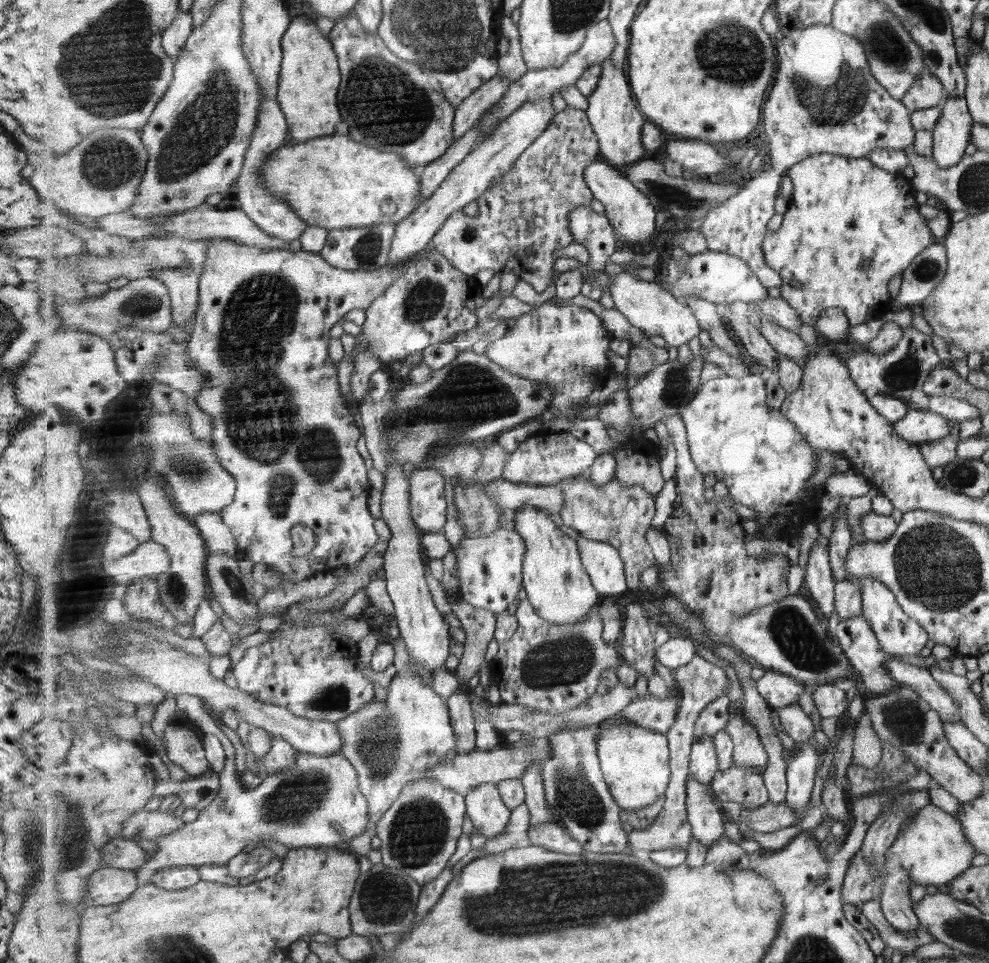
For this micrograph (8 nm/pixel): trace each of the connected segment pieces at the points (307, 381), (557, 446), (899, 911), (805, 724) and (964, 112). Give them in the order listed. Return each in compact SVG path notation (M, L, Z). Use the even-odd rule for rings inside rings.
M217 237L209 241L207 245L207 263L205 270L201 272L200 280L200 302L192 327L192 336L187 342L188 352L200 370L207 375L207 384L203 386L203 390L193 398L197 407L201 408L205 413L209 414L213 422L213 432L209 440L214 444L215 453L219 457L219 461L223 463L223 467L227 469L235 477L236 497L233 503L225 507L220 513L225 524L229 526L231 532L236 536L237 544L244 557L255 562L276 569L282 574L284 582L301 583L302 581L313 579L317 574L329 573L332 570L357 565L359 560L363 560L365 554L379 542L379 534L375 530L375 518L369 512L367 500L369 500L369 479L368 470L365 468L365 460L361 458L357 443L361 438L361 430L355 424L355 418L349 410L349 404L345 404L343 395L339 390L339 380L337 380L337 368L333 368L329 359L329 332L335 324L341 324L343 316L347 312L355 309L368 310L374 301L379 299L385 292L398 281L401 276L407 273L407 269L411 267L413 261L427 257L429 249L423 250L411 260L409 265L403 264L401 268L397 268L397 264L379 265L375 268L359 269L357 271L348 271L347 269L335 268L329 264L320 253L304 251L302 248L296 252L290 252L289 249L262 249L256 246L238 243L233 239L225 239ZM249 390L253 390L253 396L245 396ZM297 524L304 524L311 528L316 535L316 544L309 554L304 557L293 556L293 540L291 540L291 528Z
M570 432L554 433L549 436L535 435L511 451L511 459L505 465L501 478L509 482L527 483L533 486L559 485L577 475L587 474L598 458L598 452L586 441L574 438Z
M901 867L889 871L883 881L881 909L887 922L899 931L915 931L919 925L909 897L911 886L910 873Z
M798 703L775 710L777 716L779 716L781 726L796 744L809 742L815 736L815 722L813 722L813 718L809 714L805 714Z
M947 97L932 128L932 158L939 171L953 167L962 159L972 126L973 117L964 98Z

